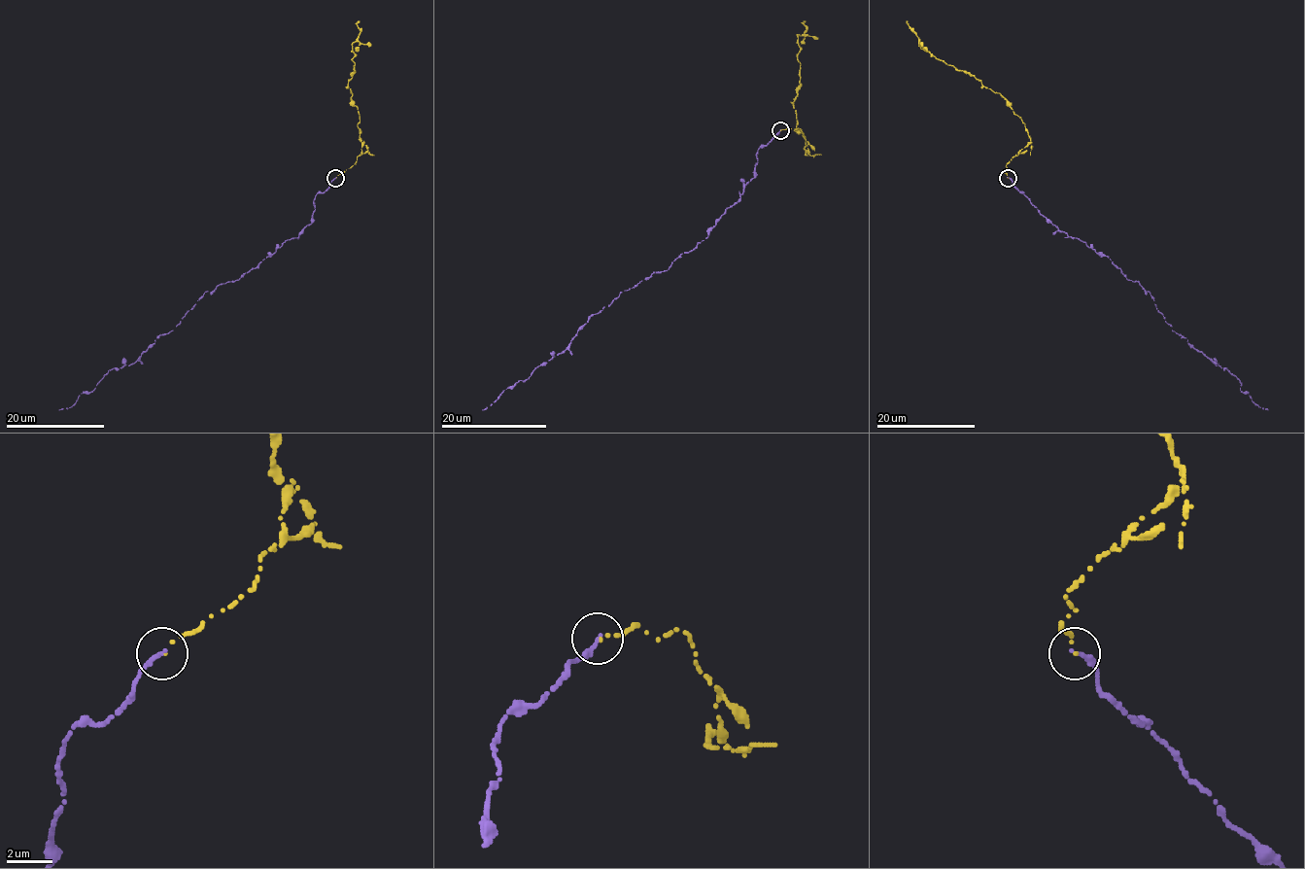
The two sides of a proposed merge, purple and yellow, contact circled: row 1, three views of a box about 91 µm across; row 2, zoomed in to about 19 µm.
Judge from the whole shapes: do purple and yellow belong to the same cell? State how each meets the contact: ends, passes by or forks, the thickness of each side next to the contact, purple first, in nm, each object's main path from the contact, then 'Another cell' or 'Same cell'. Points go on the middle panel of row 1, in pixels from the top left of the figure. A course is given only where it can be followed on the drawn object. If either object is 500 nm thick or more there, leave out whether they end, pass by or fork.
At the ring purple ends. At the ring yellow ends. Thickness 220 nm (purple) against 100 nm. Course of purple: (779, 130), (757, 150), (754, 176), (705, 238), (668, 270), (621, 292), (562, 352), (483, 410). Course of yellow: (781, 130), (798, 127), (808, 154), (793, 101), (801, 63), (797, 35), (806, 30), (805, 20). Another cell

